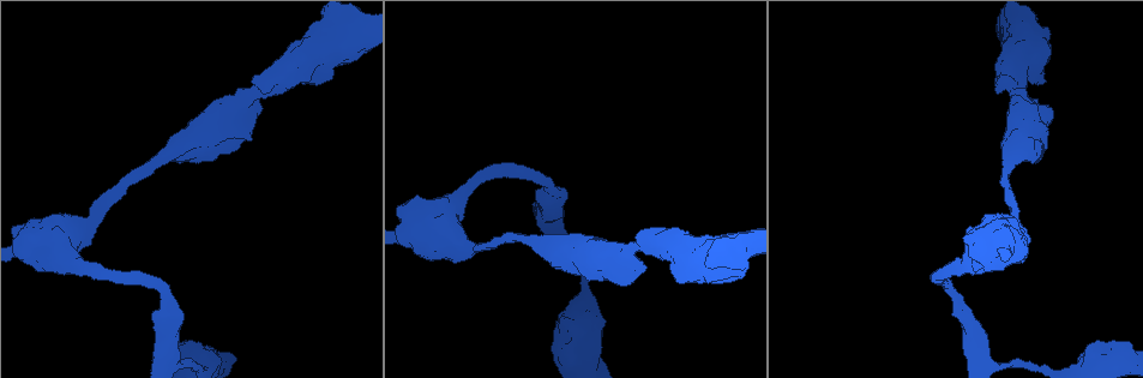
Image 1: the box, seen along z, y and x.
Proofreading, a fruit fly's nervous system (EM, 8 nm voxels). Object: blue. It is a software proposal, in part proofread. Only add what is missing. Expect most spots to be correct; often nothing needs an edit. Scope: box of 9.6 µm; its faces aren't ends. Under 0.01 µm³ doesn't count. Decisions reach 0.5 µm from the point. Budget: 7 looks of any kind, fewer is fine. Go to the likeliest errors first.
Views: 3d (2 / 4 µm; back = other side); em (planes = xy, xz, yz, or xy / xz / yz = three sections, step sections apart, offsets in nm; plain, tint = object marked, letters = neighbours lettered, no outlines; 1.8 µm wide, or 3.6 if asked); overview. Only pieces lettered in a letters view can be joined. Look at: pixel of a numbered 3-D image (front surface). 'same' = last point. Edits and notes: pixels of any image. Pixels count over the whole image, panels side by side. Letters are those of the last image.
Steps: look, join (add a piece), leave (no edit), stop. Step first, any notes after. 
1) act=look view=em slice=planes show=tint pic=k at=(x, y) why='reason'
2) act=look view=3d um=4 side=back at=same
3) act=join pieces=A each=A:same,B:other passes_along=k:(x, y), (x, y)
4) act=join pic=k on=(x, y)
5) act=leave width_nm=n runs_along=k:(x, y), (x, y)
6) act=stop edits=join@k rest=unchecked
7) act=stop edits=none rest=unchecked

act=look view=em um=3.6 slice=planes show=letters pic=1 at=(404, 236)

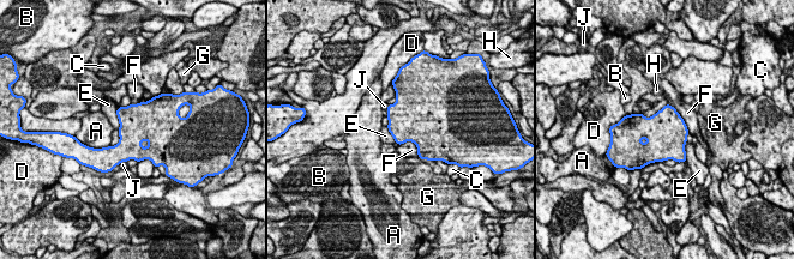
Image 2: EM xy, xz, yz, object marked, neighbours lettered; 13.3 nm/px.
act=leave width_nm=600 each=A:other,B:other,C:other,D:other,E:other,F:other,G:other,H:other,J:other border=2:(116, 108), (119, 128) found='no lettered piece goes on from it'

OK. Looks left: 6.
act=look view=3d um=4 pic=1 at=(332, 78) why='branch stops here'

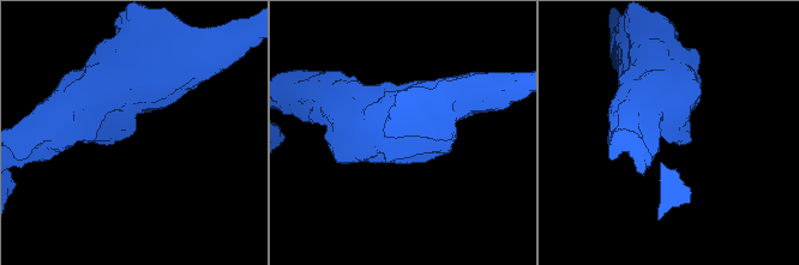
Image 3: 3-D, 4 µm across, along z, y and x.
act=look view=em um=3.6 slice=planes show=letters pic=3 at=(128, 134)

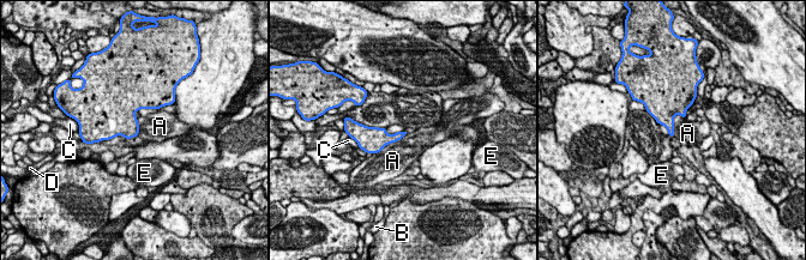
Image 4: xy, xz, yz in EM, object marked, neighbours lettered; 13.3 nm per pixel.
act=leave each=A:other,B:other,C:other,D:other,E:other border=4:(407, 133), (373, 153) found='none of them fits'

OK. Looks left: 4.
act=look view=em slice=planes show=letters pic=1 at=(250, 119) why='thick end'

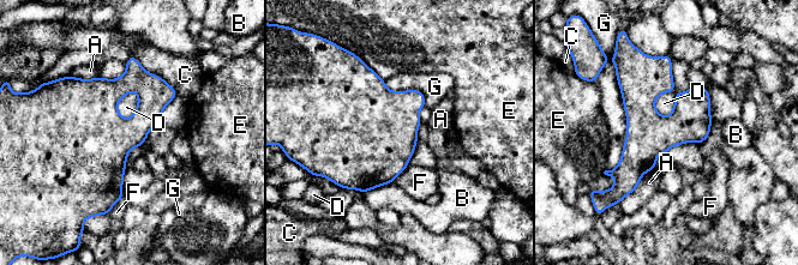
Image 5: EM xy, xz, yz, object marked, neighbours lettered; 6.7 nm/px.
act=leave each=A:other,B:other,C:other,D:other,E:other,F:other,G:other border=5:(671, 59), (662, 116) found='none of them fits'

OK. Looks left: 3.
act=stop edits=none rest=unchecked

